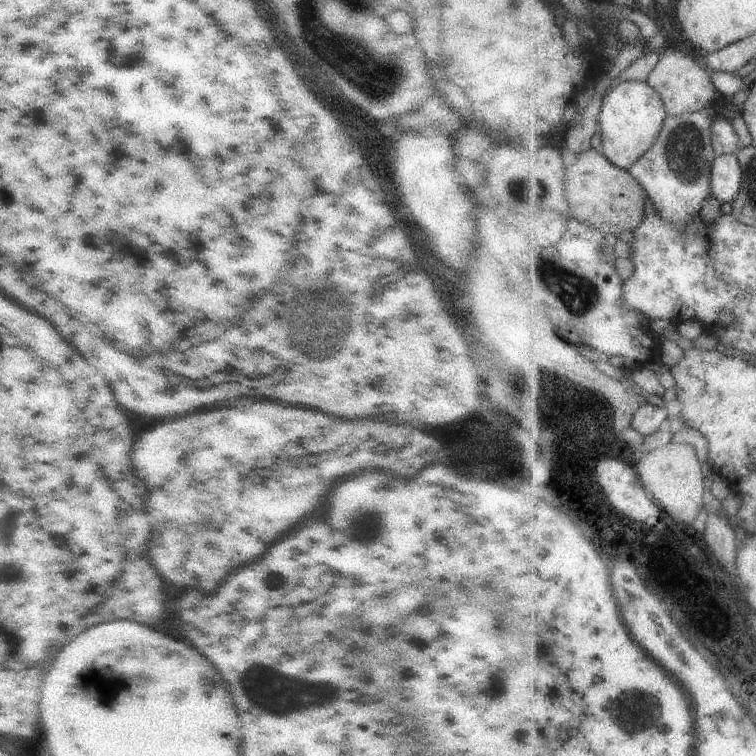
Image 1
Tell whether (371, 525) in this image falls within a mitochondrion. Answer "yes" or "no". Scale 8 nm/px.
yes

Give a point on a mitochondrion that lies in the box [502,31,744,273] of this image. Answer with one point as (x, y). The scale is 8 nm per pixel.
(686, 145)

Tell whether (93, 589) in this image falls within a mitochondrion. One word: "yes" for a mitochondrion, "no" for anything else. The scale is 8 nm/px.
no

